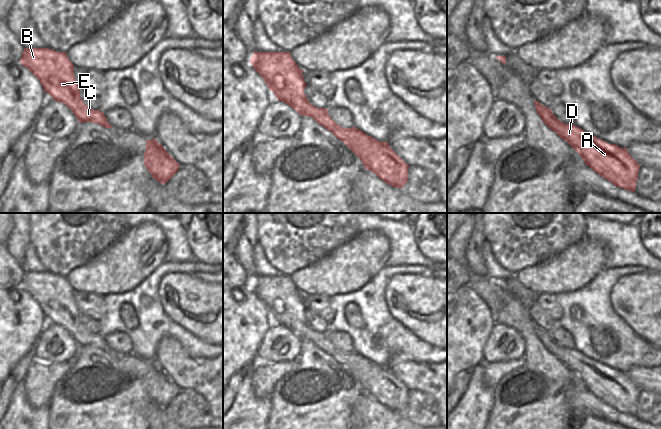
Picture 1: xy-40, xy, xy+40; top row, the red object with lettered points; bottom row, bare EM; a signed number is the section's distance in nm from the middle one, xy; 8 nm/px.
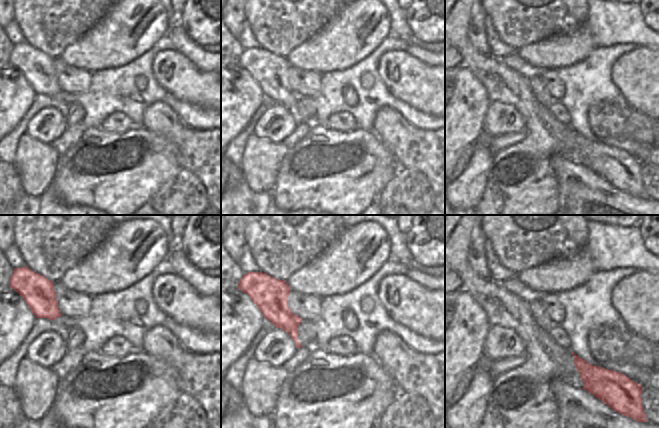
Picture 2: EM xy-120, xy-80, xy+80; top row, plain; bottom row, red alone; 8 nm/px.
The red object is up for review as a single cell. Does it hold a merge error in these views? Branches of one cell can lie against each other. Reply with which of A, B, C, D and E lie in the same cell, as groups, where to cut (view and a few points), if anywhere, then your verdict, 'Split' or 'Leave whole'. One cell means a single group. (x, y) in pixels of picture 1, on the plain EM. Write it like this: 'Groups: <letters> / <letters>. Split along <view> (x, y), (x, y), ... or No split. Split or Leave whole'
Groups: A B C D E. No split. Leave whole

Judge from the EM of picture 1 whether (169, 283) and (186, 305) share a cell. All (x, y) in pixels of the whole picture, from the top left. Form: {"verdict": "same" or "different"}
{"verdict": "same"}

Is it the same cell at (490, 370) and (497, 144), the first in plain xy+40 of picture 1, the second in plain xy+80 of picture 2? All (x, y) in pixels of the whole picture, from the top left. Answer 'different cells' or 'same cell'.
same cell

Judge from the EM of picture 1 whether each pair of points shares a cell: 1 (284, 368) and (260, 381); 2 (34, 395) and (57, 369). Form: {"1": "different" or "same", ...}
{"1": "same", "2": "same"}

